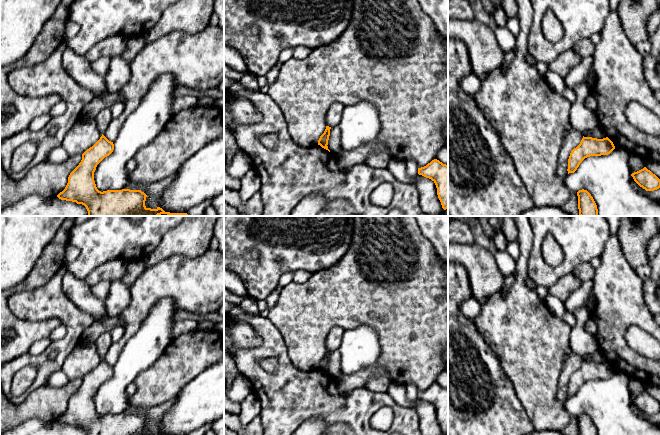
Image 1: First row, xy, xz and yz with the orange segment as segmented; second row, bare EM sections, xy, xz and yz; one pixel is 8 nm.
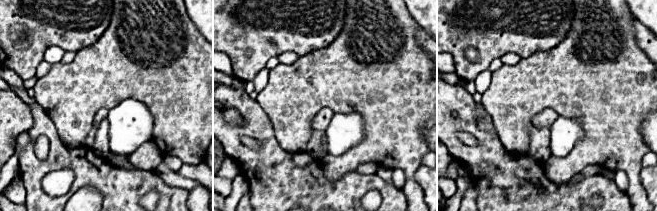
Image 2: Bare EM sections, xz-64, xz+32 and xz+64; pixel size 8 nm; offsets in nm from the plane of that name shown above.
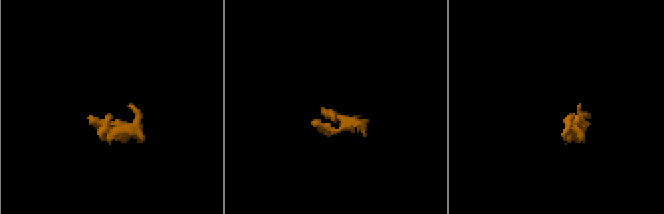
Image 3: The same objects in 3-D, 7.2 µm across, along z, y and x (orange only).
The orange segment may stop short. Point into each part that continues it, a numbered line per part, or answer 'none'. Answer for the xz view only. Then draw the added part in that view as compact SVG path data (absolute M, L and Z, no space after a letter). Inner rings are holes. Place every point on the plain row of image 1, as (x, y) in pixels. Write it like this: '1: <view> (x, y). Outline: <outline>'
none

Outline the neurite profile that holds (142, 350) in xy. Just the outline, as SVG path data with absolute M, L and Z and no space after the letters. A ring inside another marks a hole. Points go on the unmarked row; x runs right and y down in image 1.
M160 299L137 332L126 342L114 364L113 376L96 391L94 405L99 415L122 414L130 408L126 389L138 374L154 365L172 341L177 314L175 301Z

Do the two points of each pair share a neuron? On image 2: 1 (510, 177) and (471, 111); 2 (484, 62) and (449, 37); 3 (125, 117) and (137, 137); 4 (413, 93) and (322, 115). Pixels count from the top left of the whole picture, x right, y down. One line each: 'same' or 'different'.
1: same
2: same
3: same
4: different

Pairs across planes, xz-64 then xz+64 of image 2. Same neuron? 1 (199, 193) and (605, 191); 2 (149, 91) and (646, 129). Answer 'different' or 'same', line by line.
1: different
2: different

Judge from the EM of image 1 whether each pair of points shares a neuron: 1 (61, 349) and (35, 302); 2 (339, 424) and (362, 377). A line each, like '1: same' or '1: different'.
1: same
2: different

